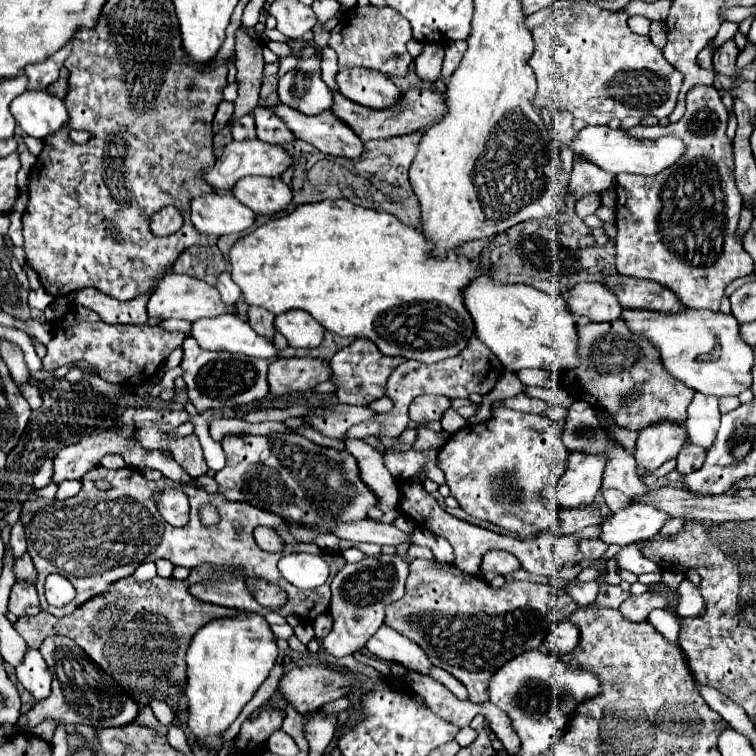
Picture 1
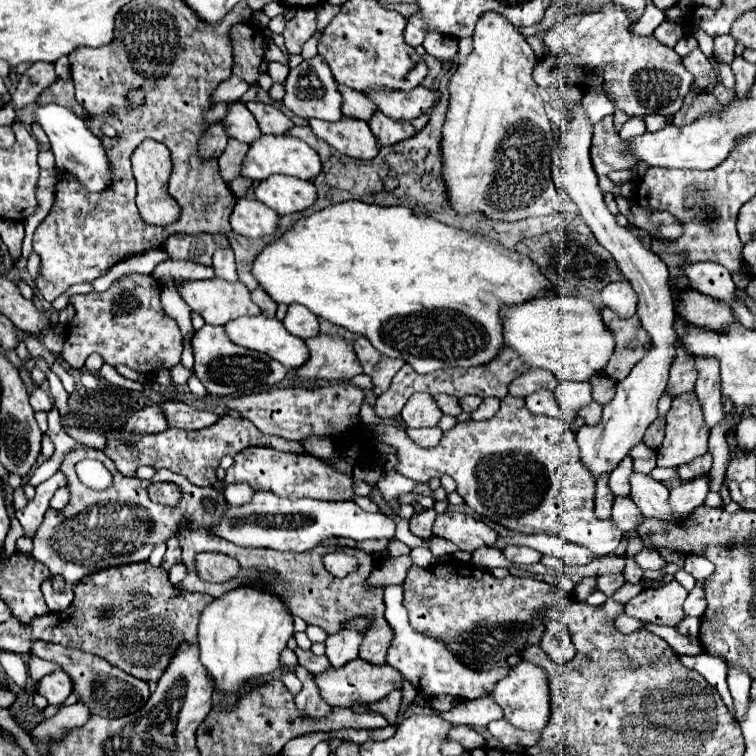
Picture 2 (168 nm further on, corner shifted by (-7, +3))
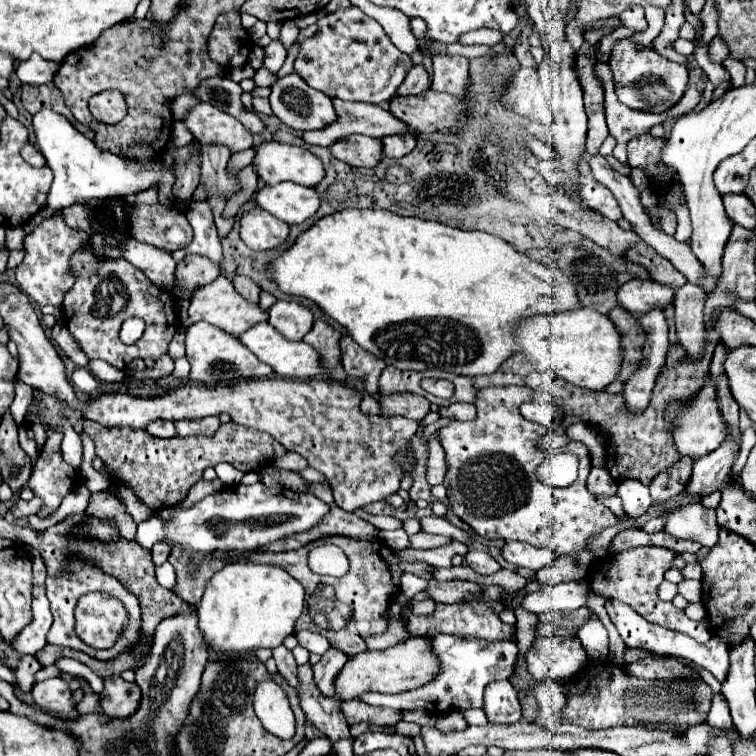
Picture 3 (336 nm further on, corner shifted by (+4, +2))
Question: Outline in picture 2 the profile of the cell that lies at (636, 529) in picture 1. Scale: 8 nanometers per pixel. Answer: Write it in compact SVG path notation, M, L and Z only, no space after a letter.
M702 474L690 482L672 486L670 496L668 496L672 516L686 516L694 508L702 506L706 492L708 492L708 474Z

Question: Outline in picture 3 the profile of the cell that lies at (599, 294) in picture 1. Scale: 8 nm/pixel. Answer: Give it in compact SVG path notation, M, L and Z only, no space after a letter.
M631 279L617 291L617 299L623 309L641 317L651 309L665 309L673 305L675 291L653 279Z

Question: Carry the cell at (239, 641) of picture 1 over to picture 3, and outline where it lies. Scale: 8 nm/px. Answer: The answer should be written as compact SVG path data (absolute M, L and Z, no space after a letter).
M251 561L229 563L221 571L217 571L205 585L205 593L197 605L199 629L205 633L205 641L209 649L215 651L217 655L231 653L231 651L247 653L259 647L273 649L275 645L281 645L287 635L293 633L293 625L303 611L303 601L305 601L303 585L293 575L289 575L283 567L261 565L261 563L251 563Z

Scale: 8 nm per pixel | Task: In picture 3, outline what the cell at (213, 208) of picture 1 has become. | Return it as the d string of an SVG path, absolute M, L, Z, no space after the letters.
M253 207L241 217L241 239L249 249L267 251L279 247L289 237L289 225L261 207Z

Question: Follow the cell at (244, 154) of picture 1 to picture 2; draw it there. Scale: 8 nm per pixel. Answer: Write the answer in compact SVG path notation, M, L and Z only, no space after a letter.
M262 134L256 144L250 144L250 150L242 162L242 170L240 176L248 178L252 182L260 182L270 174L286 174L286 176L296 176L302 180L312 180L314 176L318 176L322 170L320 158L318 154L302 140L282 134L282 136L274 136L274 134Z

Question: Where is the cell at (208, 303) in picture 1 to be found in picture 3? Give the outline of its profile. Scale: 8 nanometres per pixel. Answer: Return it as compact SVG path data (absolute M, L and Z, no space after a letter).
M219 275L213 283L201 287L193 297L191 297L191 305L189 305L189 321L187 325L193 325L197 321L207 321L219 329L223 329L225 333L229 335L235 335L239 337L241 333L245 333L247 329L251 329L253 325L261 323L261 321L267 321L269 313L267 311L261 311L259 305L255 303L249 303L245 301L231 285L231 281L223 275Z

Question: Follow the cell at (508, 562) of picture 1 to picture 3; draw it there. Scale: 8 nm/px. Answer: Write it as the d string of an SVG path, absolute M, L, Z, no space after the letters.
M509 541L501 549L503 557L517 565L517 567L527 567L531 571L541 571L543 567L551 565L555 561L555 553L545 547L533 547L529 543L519 543L519 541Z

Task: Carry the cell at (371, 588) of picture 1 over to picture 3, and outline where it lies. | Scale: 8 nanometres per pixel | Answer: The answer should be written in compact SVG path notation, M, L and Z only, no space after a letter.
M331 647L319 663L313 665L313 677L317 683L317 689L323 697L333 697L335 695L335 677L341 673L343 665L347 663L347 655L343 655L339 649Z

